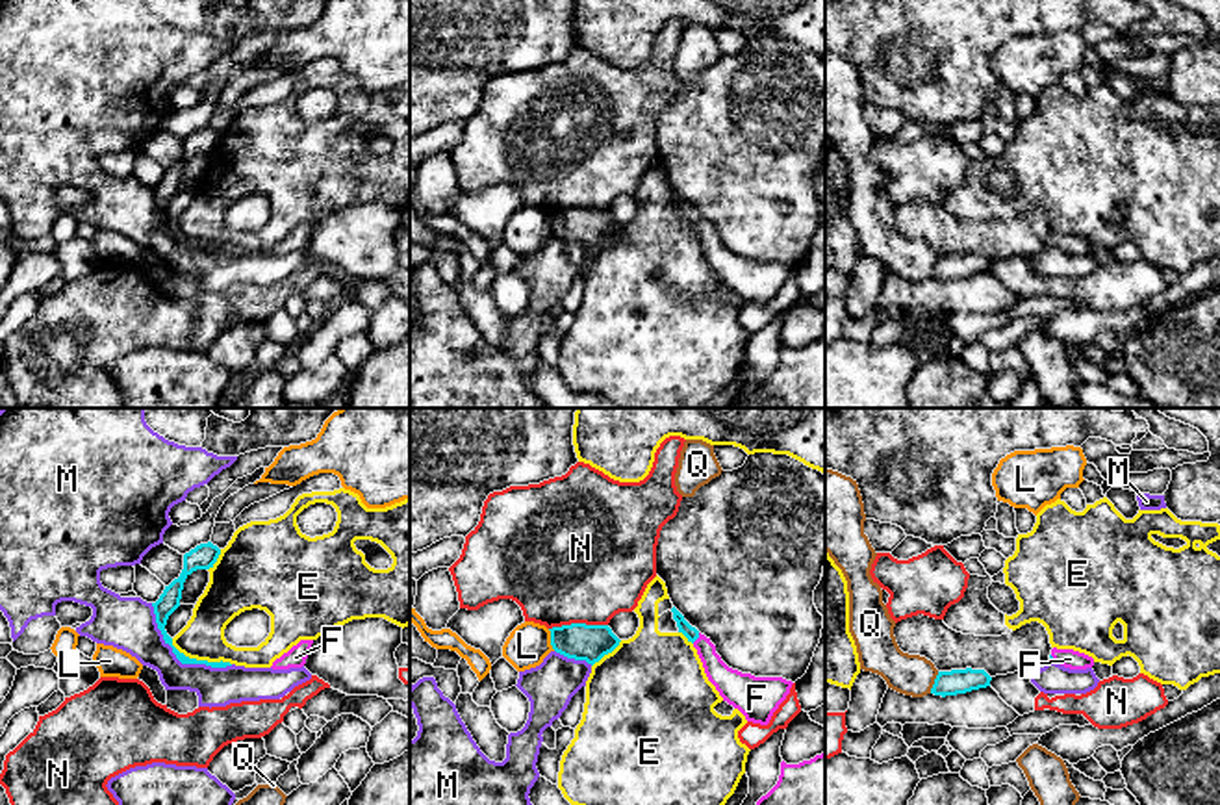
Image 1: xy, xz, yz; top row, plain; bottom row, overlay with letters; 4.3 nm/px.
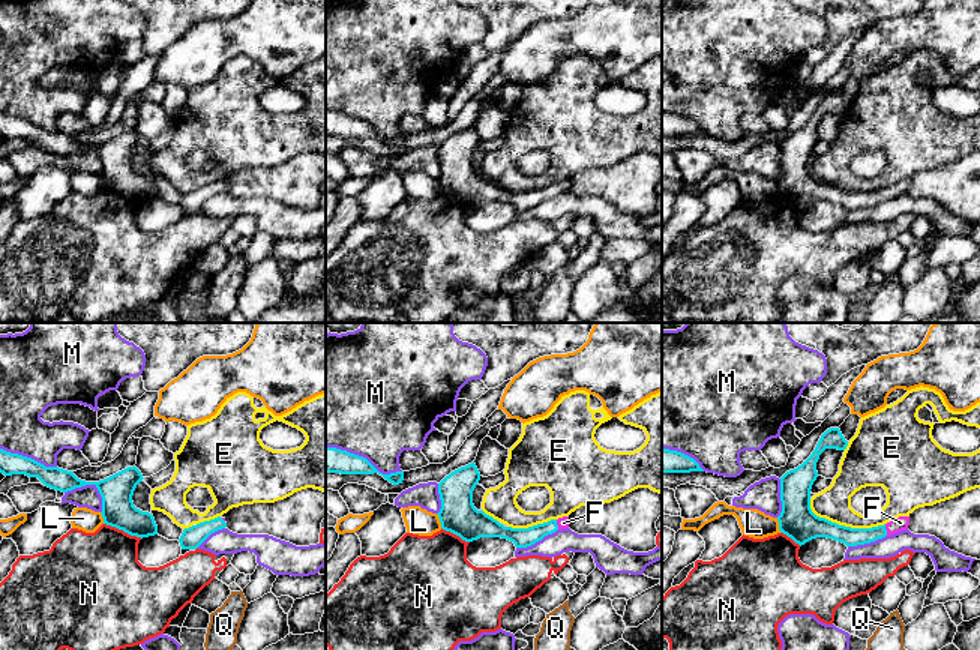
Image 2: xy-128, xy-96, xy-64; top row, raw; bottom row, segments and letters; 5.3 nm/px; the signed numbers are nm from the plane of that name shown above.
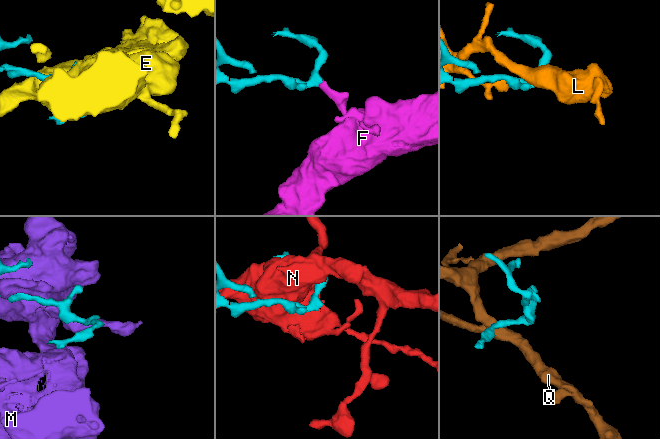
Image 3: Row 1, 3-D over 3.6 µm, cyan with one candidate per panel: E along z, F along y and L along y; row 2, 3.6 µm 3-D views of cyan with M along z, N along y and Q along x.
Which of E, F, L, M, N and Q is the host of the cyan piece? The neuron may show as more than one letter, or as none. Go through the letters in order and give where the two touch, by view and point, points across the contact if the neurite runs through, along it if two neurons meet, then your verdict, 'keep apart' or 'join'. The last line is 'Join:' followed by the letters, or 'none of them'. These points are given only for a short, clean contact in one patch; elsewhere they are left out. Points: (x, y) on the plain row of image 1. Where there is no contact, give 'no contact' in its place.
E: contact xy (199, 245); keep apart
F: contact xz (696, 223); way xz (685, 212), (696, 223), (731, 268); join
L: contact xz (551, 225); border xz (547, 214), (555, 234); keep apart
M: contact xy (178, 243); keep apart
N: contact xz (577, 208); keep apart
Q: contact yz (935, 268); border yz (939, 256), (929, 277); keep apart
Join: F

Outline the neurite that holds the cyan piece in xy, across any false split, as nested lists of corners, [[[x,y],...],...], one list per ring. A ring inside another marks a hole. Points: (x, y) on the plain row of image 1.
[[[211,126],[208,128],[200,128],[197,130],[195,134],[191,134],[189,137],[184,139],[184,154],[180,158],[178,163],[174,163],[169,171],[165,171],[163,178],[159,180],[159,184],[156,187],[152,187],[154,191],[154,198],[156,198],[156,208],[158,208],[158,213],[161,215],[163,219],[163,224],[165,228],[169,228],[172,232],[172,237],[176,239],[176,243],[182,247],[182,249],[206,249],[206,250],[211,250],[211,252],[226,252],[226,250],[232,250],[230,247],[208,247],[208,245],[197,245],[197,243],[189,243],[185,241],[184,237],[180,237],[174,230],[172,230],[172,223],[167,219],[165,215],[165,210],[167,210],[167,204],[169,200],[180,191],[180,184],[182,184],[182,174],[184,174],[184,167],[185,163],[197,156],[197,154],[210,154],[213,152],[213,148],[217,147],[221,139],[221,134],[217,130],[213,130]]]

